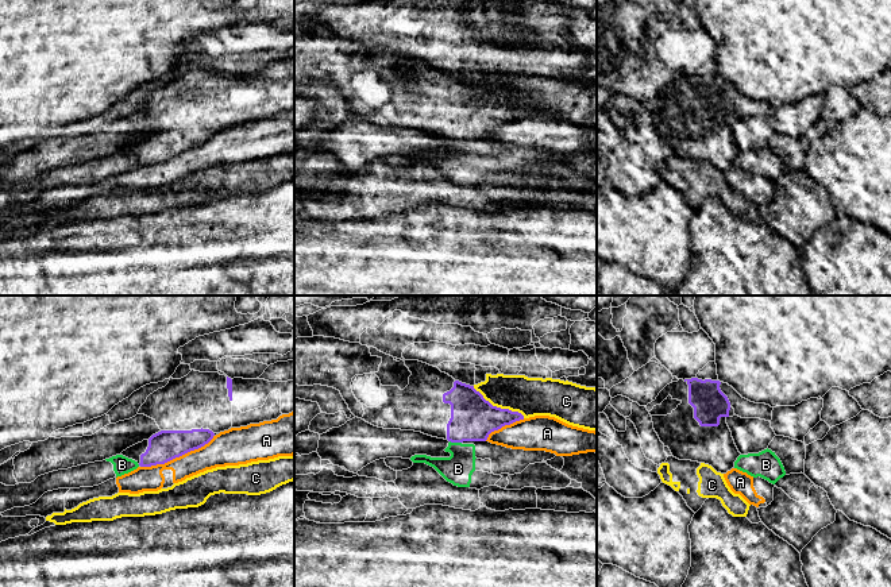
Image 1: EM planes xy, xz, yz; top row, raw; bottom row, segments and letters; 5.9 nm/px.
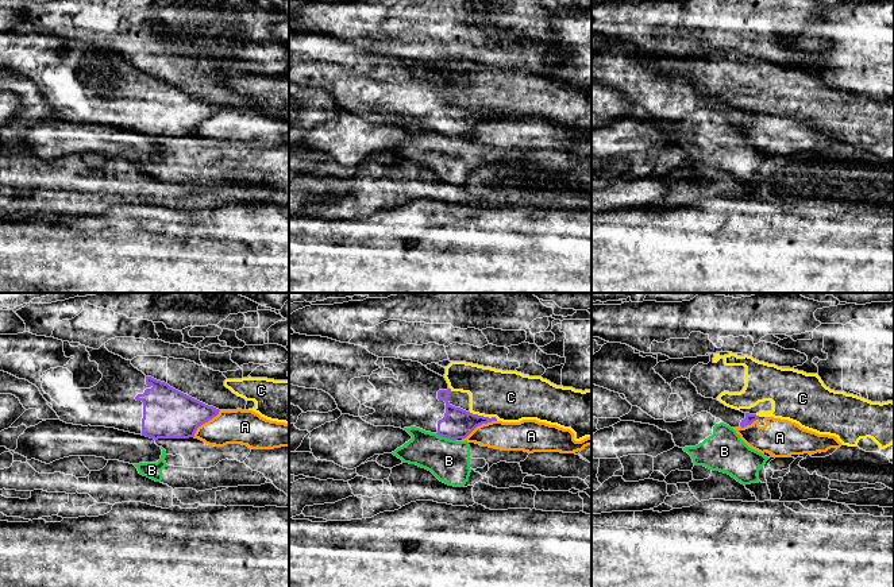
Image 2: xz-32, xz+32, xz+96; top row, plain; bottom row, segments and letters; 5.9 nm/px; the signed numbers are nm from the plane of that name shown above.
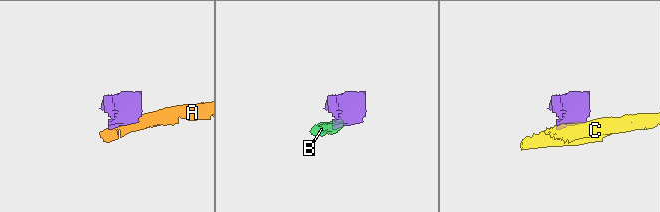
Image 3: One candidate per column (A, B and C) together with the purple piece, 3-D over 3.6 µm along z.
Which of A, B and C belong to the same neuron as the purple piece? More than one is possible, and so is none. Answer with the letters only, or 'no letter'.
no letter

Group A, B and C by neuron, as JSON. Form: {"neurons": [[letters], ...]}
{"neurons": [["A"], ["B"], ["C"]]}

